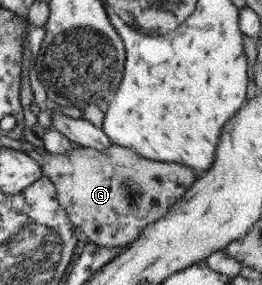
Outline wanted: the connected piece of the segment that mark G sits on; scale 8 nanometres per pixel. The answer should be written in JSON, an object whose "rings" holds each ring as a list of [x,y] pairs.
{"rings":[[[113,143],[103,151],[82,147],[69,148],[61,154],[55,154],[43,149],[39,151],[37,163],[41,167],[42,175],[49,177],[49,181],[53,183],[58,204],[65,210],[75,230],[83,235],[85,241],[107,248],[123,247],[137,239],[140,229],[163,217],[174,201],[182,197],[185,190],[197,179],[197,176],[191,175],[189,167],[145,159],[133,153],[131,149]]]}

